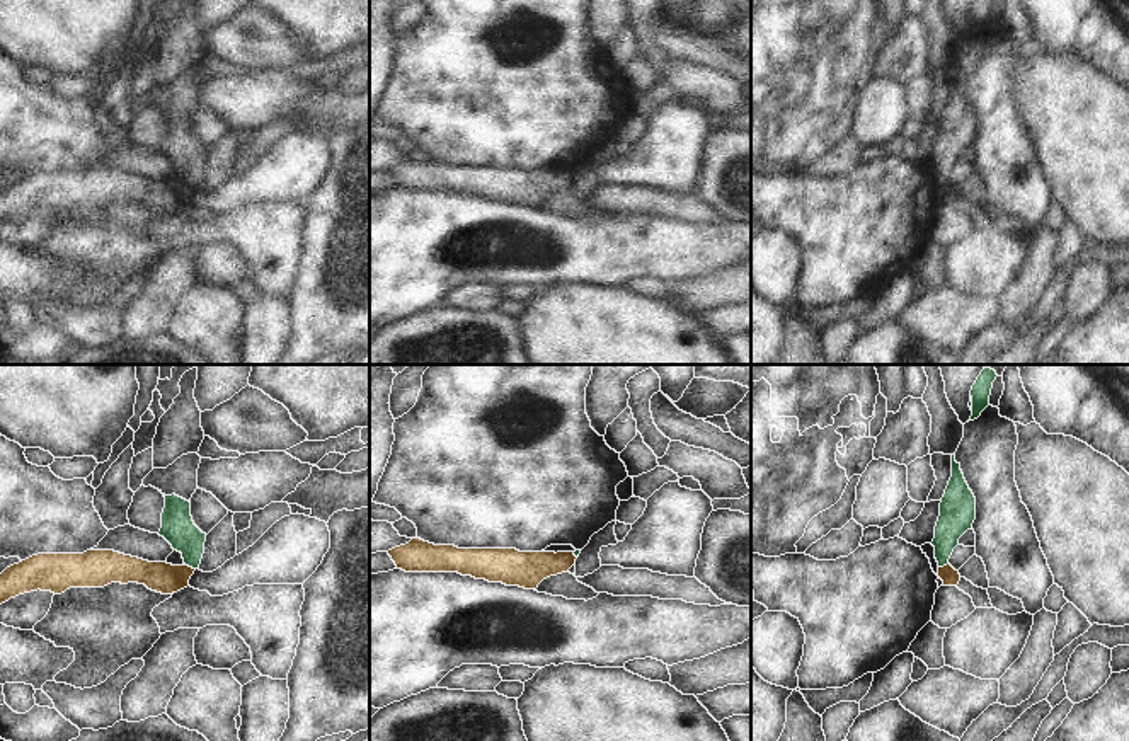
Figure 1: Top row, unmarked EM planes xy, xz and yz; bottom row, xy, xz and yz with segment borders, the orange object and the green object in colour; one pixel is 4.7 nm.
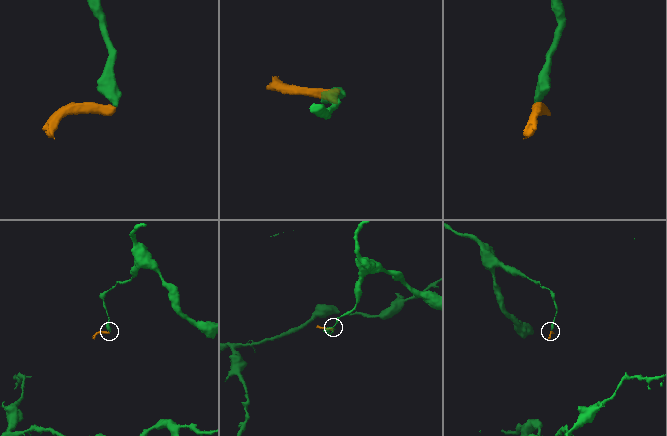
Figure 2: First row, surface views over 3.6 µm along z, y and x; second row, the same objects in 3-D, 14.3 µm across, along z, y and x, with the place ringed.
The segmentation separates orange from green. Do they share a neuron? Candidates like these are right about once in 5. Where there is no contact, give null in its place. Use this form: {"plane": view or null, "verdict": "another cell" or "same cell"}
{"plane": "xy", "verdict": "another cell"}

